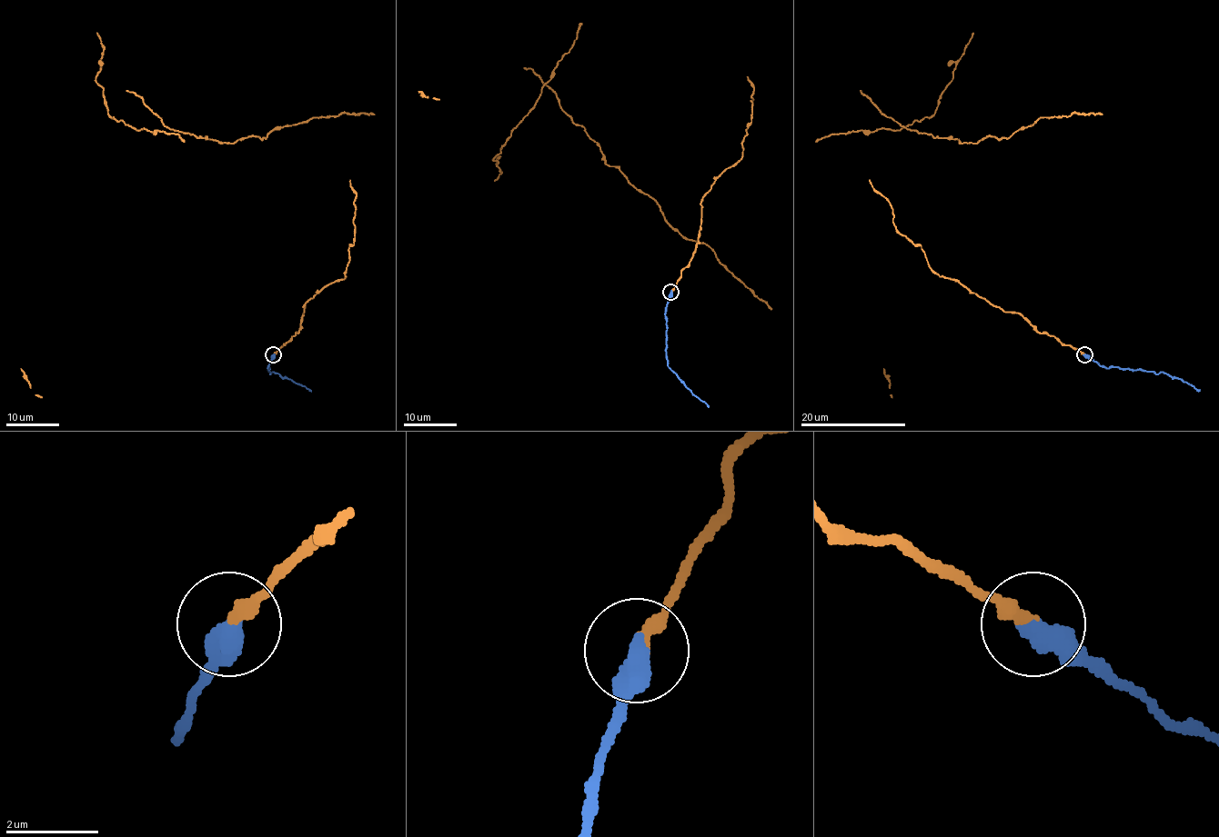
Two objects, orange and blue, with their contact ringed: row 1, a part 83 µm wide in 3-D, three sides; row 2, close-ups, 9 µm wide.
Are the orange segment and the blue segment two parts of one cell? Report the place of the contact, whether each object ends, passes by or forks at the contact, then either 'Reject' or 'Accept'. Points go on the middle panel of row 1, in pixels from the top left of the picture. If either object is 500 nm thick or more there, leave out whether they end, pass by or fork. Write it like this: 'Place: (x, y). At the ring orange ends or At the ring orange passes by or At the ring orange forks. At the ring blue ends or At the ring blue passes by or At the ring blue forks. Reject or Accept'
Place: (670, 292). Reject

